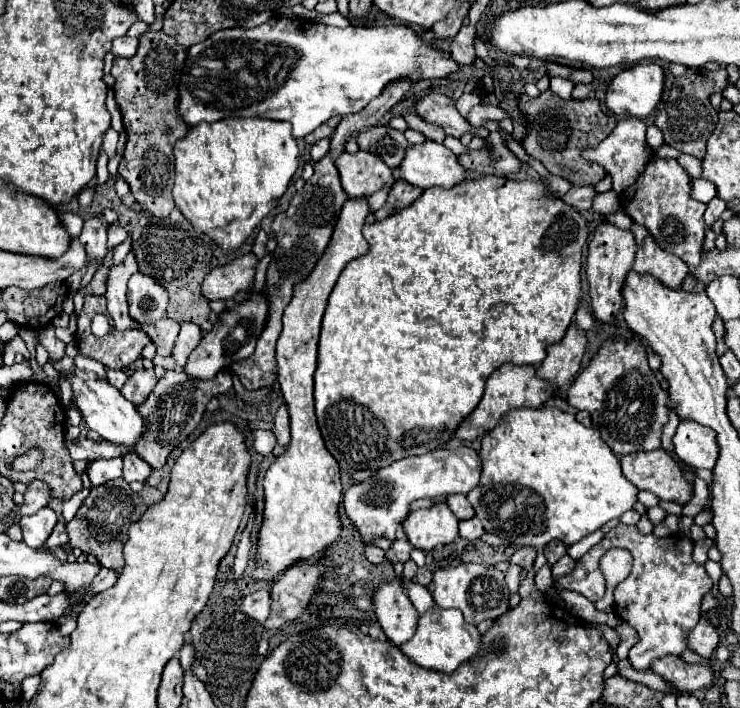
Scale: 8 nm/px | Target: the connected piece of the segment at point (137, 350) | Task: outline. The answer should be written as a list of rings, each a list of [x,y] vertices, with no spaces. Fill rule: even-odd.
[[[87,296],[85,298],[85,306],[83,312],[77,316],[77,346],[79,352],[87,358],[95,358],[99,362],[103,362],[107,368],[115,368],[115,370],[123,370],[127,366],[131,366],[137,358],[141,358],[141,352],[147,344],[151,344],[151,338],[147,336],[147,332],[143,332],[141,328],[133,328],[133,330],[111,330],[107,336],[95,336],[91,332],[91,318],[95,314],[107,314],[107,306],[105,306],[105,298],[103,296]]]

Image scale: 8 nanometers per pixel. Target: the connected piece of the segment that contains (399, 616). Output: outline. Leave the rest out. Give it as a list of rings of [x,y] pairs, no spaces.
[[[387,582],[377,586],[373,594],[375,614],[379,618],[379,624],[395,646],[401,646],[403,642],[409,642],[417,630],[419,612],[409,602],[409,596],[405,594],[401,582]]]

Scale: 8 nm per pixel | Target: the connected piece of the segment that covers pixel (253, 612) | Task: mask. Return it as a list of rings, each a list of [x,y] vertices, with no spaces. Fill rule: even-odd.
[[[259,590],[243,598],[243,612],[255,618],[257,622],[265,622],[271,614],[271,596],[269,590]]]

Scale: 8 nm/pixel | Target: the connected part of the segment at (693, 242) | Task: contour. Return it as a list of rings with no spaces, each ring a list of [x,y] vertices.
[[[651,156],[645,170],[637,176],[635,184],[623,190],[621,206],[633,222],[645,226],[649,234],[655,238],[657,246],[679,256],[691,270],[701,264],[703,240],[705,240],[705,222],[703,212],[707,204],[693,200],[691,196],[691,176],[679,166],[677,160],[667,160],[659,156]]]

